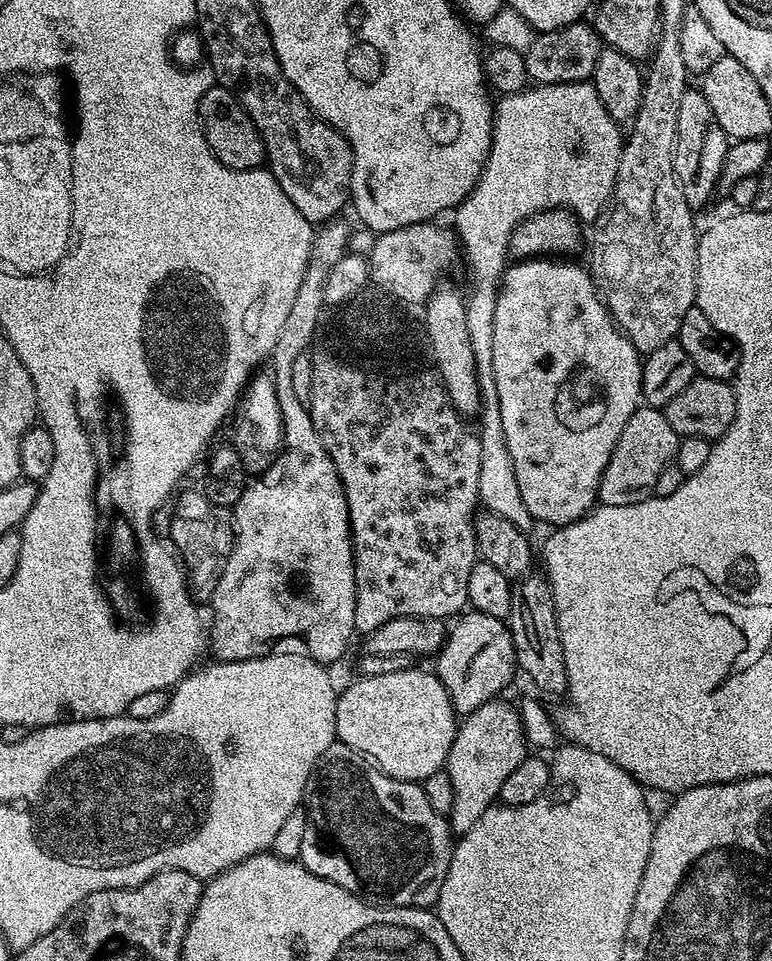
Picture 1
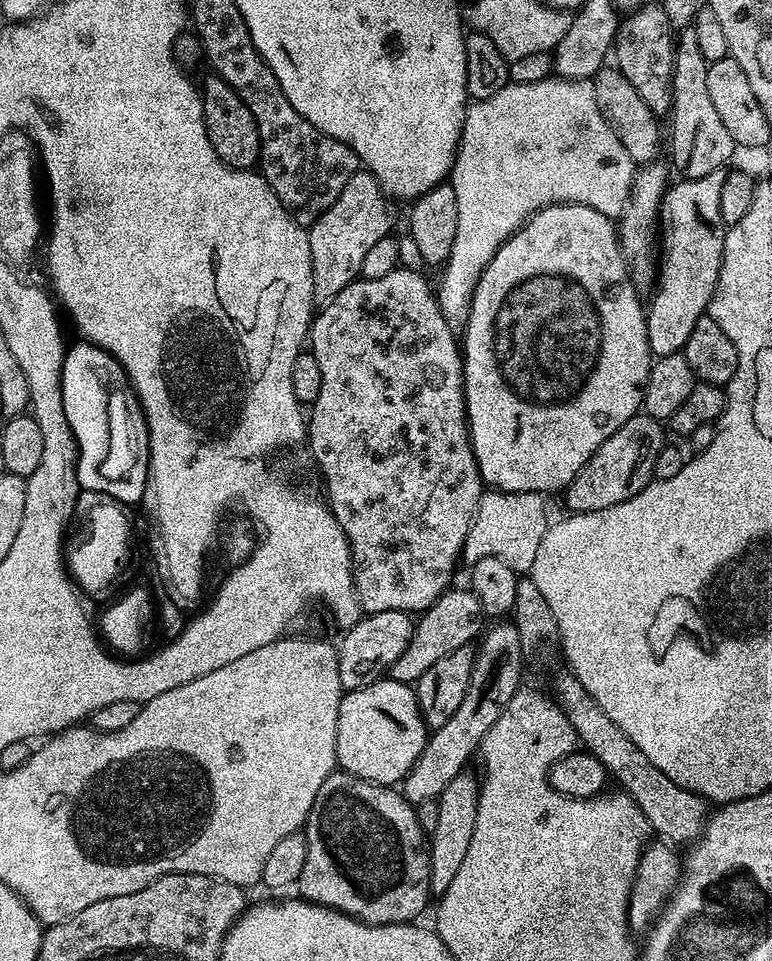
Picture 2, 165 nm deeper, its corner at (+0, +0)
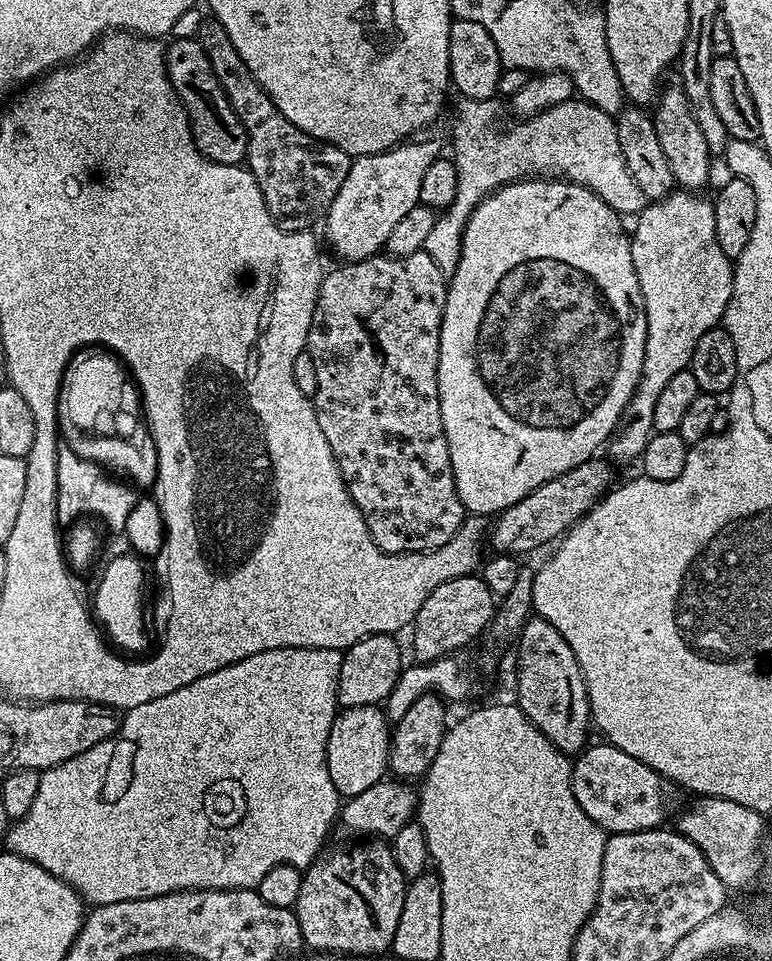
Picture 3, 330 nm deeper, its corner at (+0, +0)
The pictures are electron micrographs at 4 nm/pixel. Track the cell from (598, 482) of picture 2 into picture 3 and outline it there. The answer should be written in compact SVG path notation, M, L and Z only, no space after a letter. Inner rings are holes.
M600 459L587 460L574 470L566 470L566 474L558 474L558 478L550 478L550 482L542 482L538 490L526 494L526 498L499 513L495 517L496 525L490 528L490 544L492 540L496 547L493 549L500 554L521 554L559 541L613 487L612 468Z

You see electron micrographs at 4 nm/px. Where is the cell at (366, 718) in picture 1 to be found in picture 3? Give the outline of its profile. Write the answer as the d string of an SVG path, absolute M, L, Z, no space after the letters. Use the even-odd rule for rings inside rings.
M354 706L337 711L336 720L330 726L330 738L326 746L326 766L330 770L330 782L336 791L347 798L370 790L389 771L390 721L383 707Z

